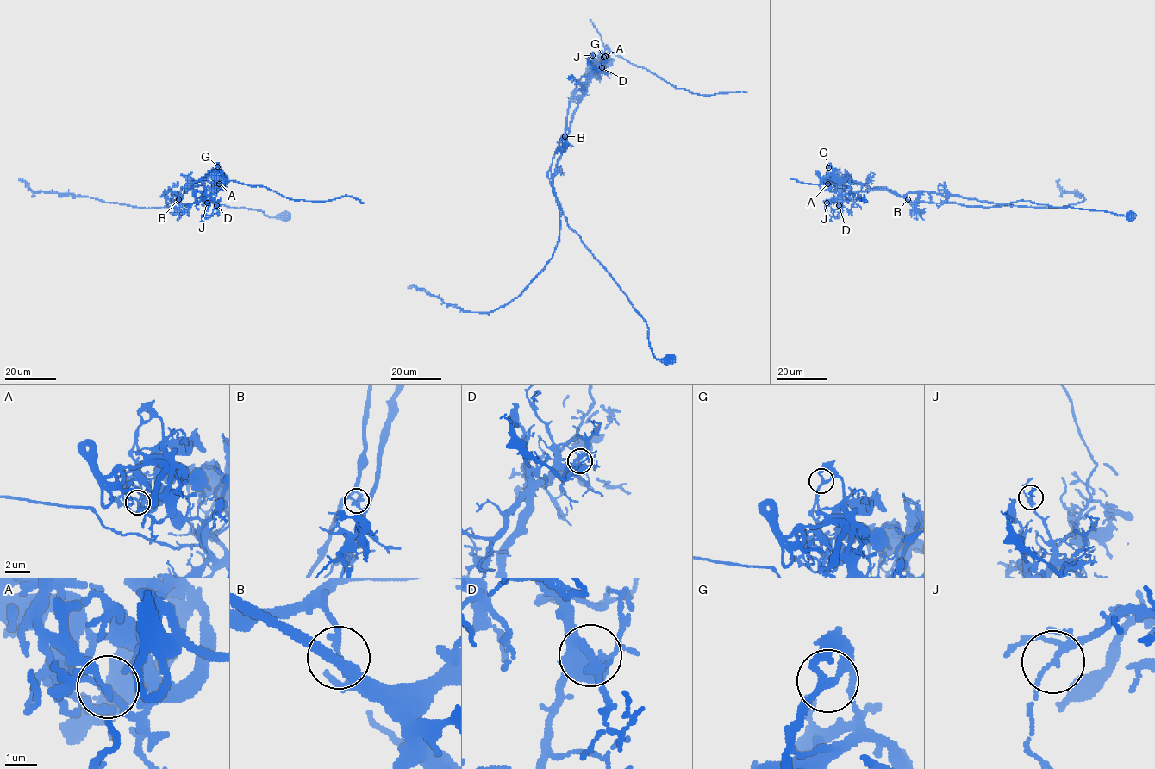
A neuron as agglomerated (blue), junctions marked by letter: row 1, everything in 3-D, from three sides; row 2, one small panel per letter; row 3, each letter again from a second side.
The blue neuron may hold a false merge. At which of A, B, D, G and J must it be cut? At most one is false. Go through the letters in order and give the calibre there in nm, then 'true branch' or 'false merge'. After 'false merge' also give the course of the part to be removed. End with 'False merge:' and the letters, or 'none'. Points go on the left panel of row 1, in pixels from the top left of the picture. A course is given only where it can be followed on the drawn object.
A: 160 nm thick; true branch
B: 150 nm thick; false merge; foreign part runs (178, 199), (179, 202), (165, 203), (173, 208), (136, 208), (86, 197), (34, 192), (18, 180)
D: 220 nm thick; true branch
G: 200 nm thick; true branch
J: 160 nm thick; true branch
False merge: B

